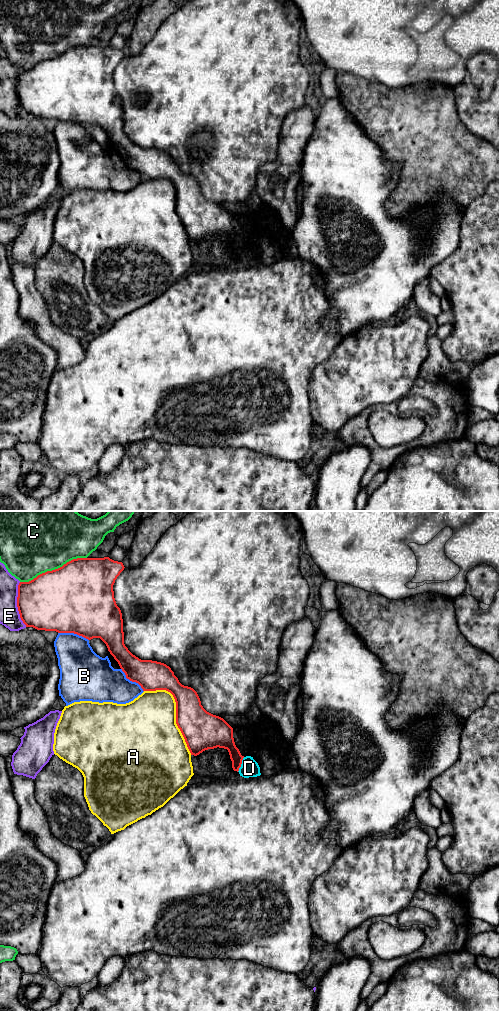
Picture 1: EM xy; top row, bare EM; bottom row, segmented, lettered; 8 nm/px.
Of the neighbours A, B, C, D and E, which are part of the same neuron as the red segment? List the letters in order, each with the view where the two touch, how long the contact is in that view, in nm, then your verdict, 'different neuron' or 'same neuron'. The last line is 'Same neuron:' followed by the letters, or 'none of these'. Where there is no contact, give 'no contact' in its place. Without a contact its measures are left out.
A: xy | 650 nm | different neuron
B: xy | 260 nm | different neuron
C: xy | 550 nm | different neuron
D: xy | 130 nm | different neuron
E: xy | 360 nm | different neuron
Same neuron: none of these

